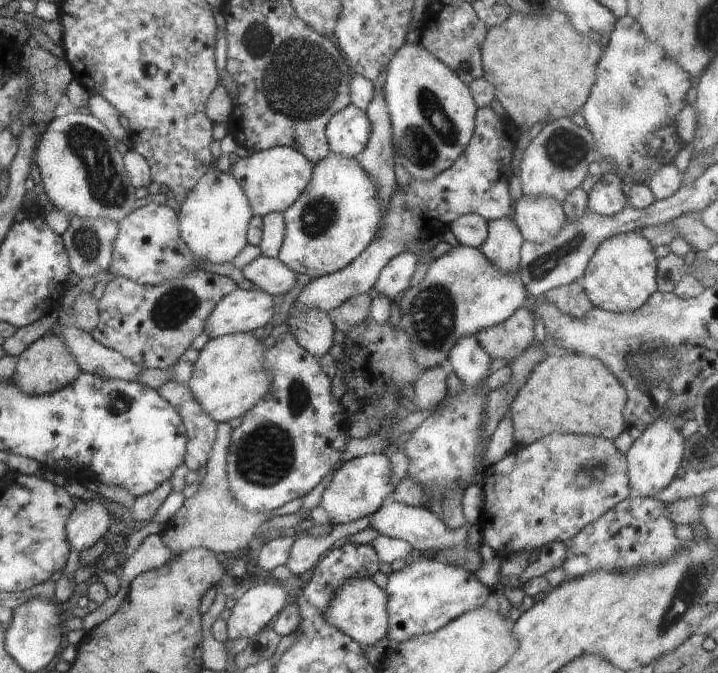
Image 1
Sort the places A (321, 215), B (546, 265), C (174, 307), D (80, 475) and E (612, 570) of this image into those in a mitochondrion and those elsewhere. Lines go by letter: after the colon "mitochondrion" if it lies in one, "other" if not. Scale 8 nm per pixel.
A: mitochondrion
B: mitochondrion
C: mitochondrion
D: other
E: other

